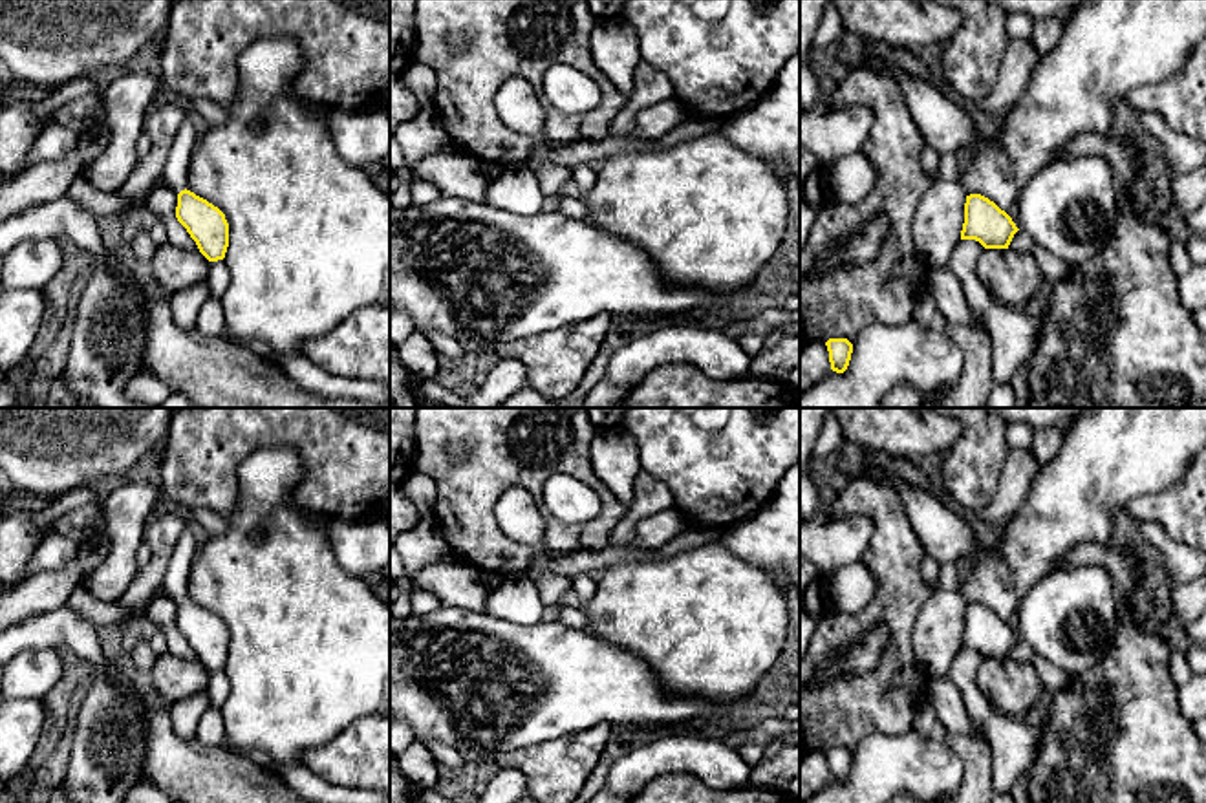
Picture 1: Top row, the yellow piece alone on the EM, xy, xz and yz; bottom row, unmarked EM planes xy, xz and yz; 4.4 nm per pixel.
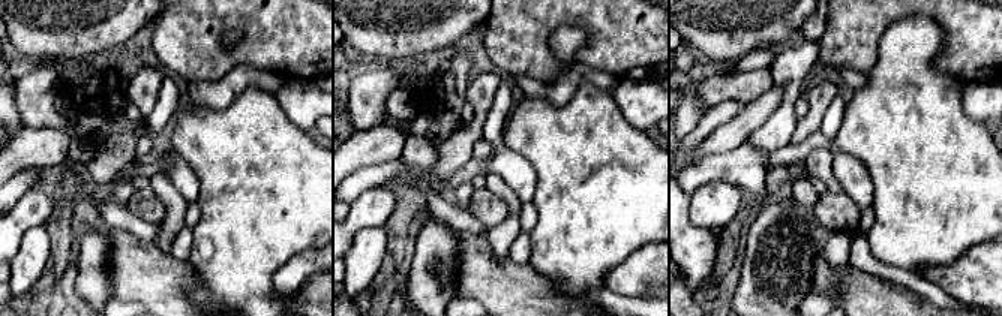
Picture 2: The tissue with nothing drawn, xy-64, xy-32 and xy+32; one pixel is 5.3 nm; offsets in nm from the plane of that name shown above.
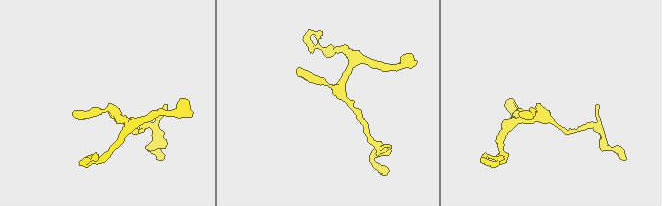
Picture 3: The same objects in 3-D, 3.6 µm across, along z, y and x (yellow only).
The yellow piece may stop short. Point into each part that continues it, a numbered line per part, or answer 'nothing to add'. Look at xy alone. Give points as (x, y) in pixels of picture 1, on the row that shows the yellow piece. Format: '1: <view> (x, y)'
1: xy (176, 167)

